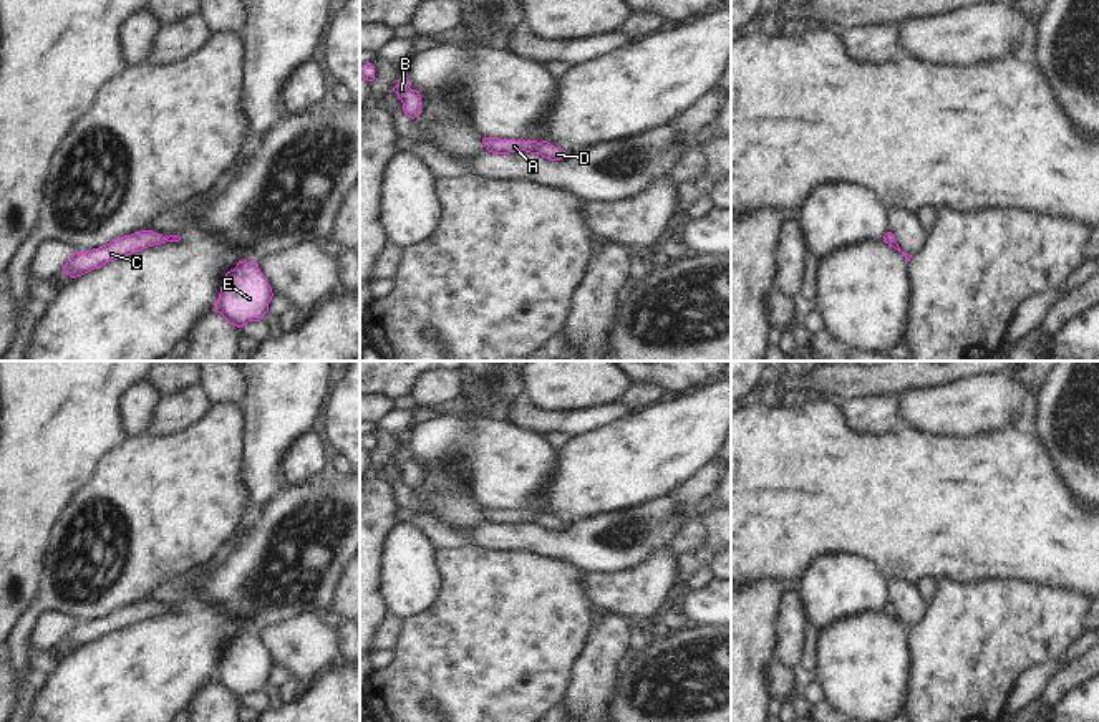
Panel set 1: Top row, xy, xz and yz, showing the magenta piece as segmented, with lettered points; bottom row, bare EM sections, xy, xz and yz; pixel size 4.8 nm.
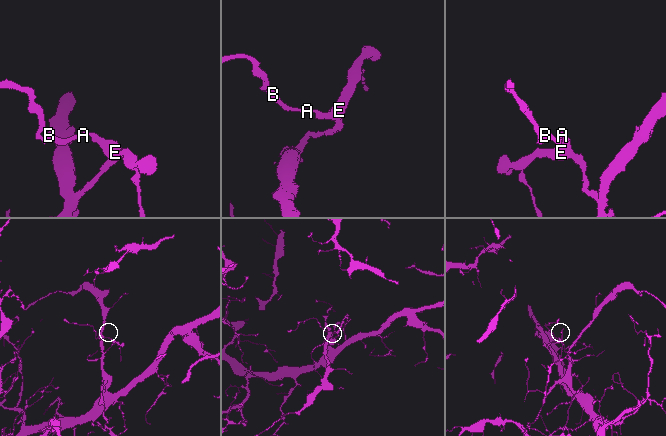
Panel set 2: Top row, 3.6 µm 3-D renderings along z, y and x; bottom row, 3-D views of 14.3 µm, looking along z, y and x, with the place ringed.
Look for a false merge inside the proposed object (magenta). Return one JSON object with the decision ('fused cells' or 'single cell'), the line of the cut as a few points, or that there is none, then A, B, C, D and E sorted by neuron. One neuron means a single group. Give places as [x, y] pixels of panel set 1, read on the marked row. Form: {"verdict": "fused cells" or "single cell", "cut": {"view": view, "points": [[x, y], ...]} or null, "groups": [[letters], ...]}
{"verdict": "single cell", "cut": null, "groups": [["A", "B", "C", "D", "E"]]}

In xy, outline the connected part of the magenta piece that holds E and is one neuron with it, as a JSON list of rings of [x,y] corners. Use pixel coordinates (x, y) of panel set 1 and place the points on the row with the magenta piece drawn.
[[[244,260],[225,273],[215,301],[215,311],[230,325],[240,328],[249,321],[260,321],[269,311],[272,296],[272,288],[259,263]]]

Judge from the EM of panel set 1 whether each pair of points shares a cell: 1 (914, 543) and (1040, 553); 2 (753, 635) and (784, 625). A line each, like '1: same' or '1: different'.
1: same
2: different

